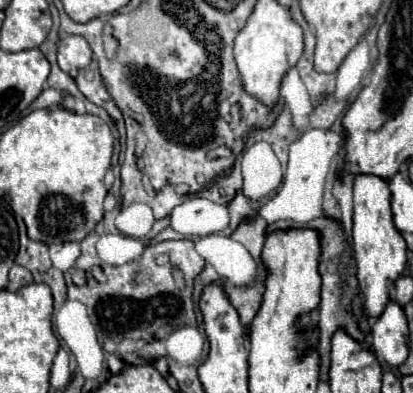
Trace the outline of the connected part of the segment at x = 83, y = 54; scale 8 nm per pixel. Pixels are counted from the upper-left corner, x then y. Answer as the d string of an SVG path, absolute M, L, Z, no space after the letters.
M69 35L69 37L65 37L65 39L59 41L57 61L59 61L59 67L65 73L71 73L75 69L87 67L91 63L91 59L93 59L91 47L89 47L89 43L83 37Z

